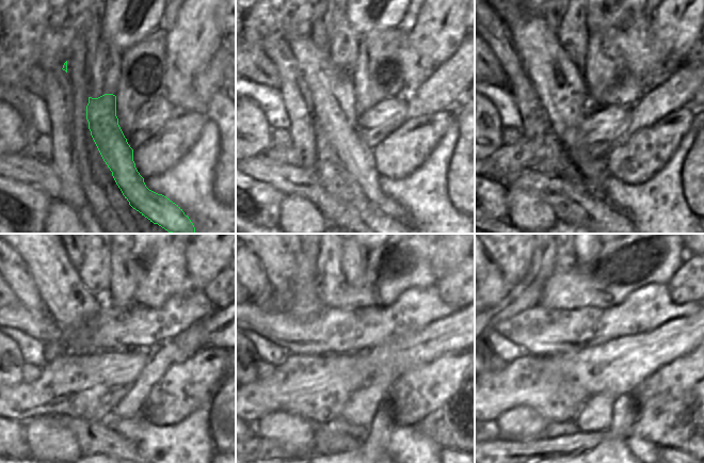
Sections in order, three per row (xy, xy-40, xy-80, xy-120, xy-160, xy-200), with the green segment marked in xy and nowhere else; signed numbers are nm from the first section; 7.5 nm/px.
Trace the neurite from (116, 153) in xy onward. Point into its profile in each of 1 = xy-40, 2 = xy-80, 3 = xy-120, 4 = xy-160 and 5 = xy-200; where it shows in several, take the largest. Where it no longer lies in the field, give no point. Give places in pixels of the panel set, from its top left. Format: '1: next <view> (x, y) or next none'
1: next xy-40 (331, 97)
2: next xy-80 (560, 84)
3: next xy-120 (66, 300)
4: next xy-160 (280, 255)
5: next xy-200 (513, 255)

